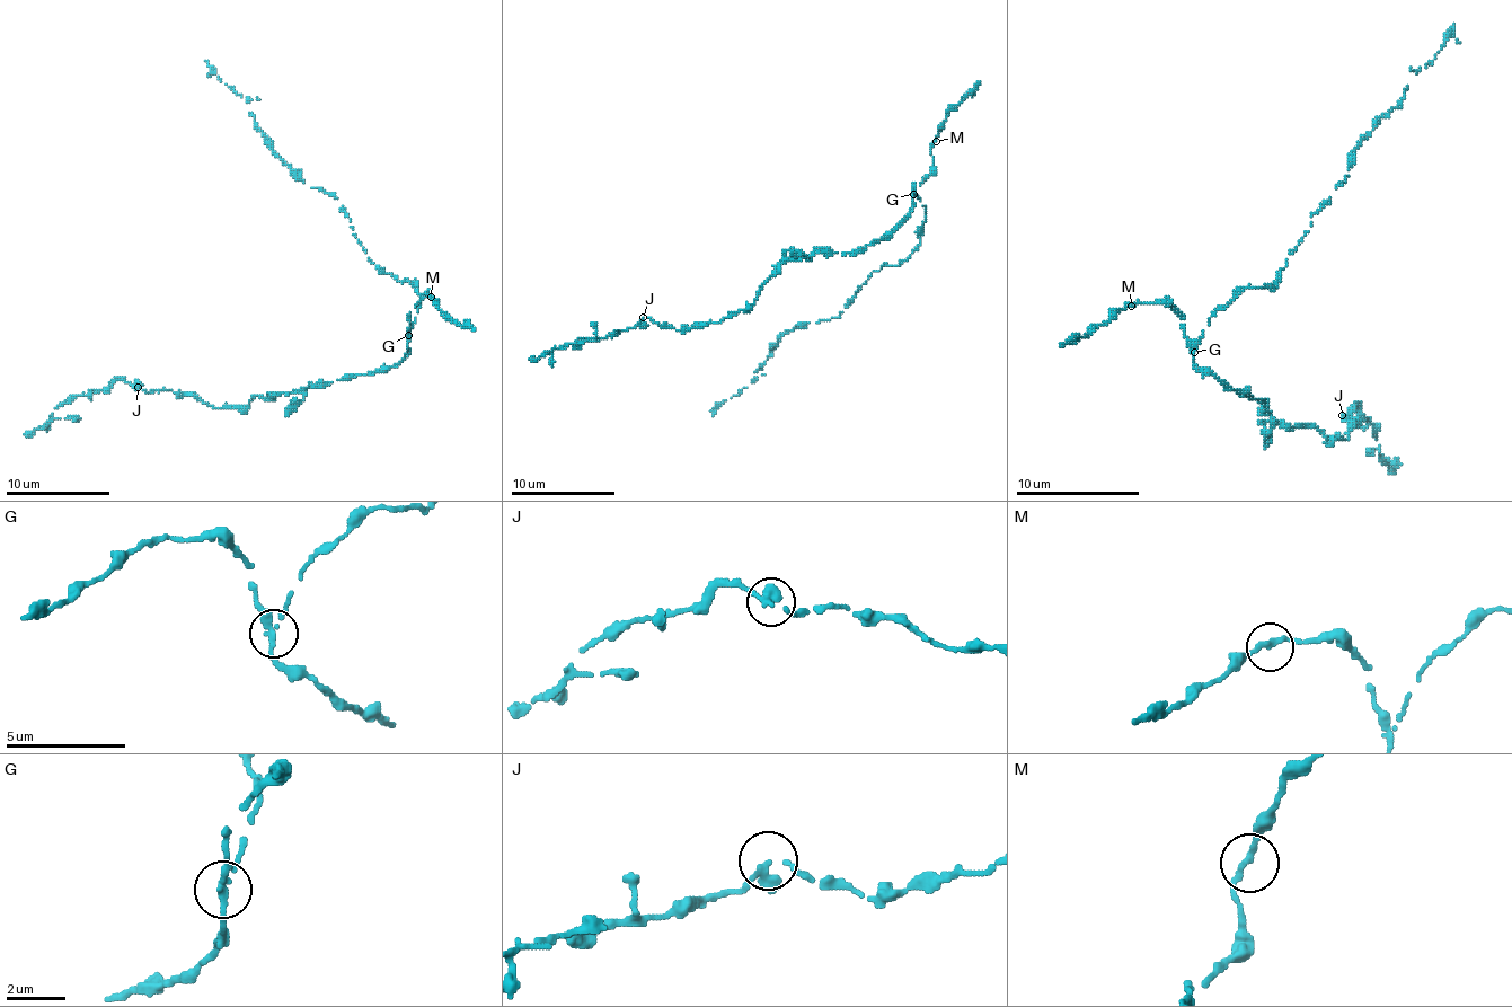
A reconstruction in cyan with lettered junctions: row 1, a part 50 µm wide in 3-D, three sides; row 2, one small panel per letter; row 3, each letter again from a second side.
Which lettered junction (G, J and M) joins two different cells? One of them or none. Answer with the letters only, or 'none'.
G

